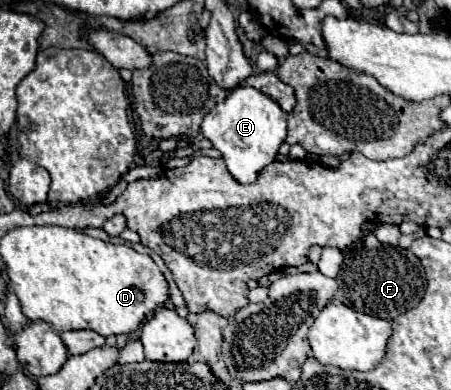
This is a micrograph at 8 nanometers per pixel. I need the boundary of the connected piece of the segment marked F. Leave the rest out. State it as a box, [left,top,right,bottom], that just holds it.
[334,245,426,321]

